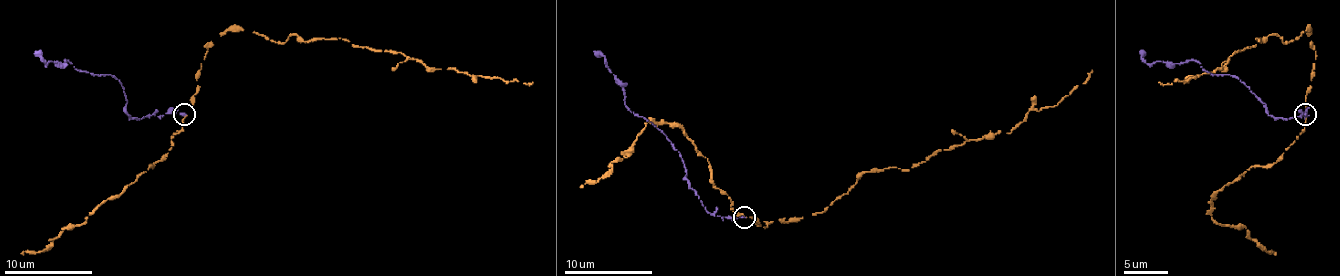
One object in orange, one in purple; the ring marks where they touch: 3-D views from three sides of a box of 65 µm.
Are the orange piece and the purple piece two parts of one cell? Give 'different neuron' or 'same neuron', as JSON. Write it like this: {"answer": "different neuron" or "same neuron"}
{"answer": "different neuron"}

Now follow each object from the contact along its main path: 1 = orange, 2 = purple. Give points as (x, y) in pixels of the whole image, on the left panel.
1: (185, 116), (207, 45), (229, 30), (284, 43), (293, 34), (346, 38), (428, 67), (532, 83)
2: (185, 114), (130, 118), (123, 87), (114, 76), (79, 72), (65, 60), (46, 63), (35, 52)

